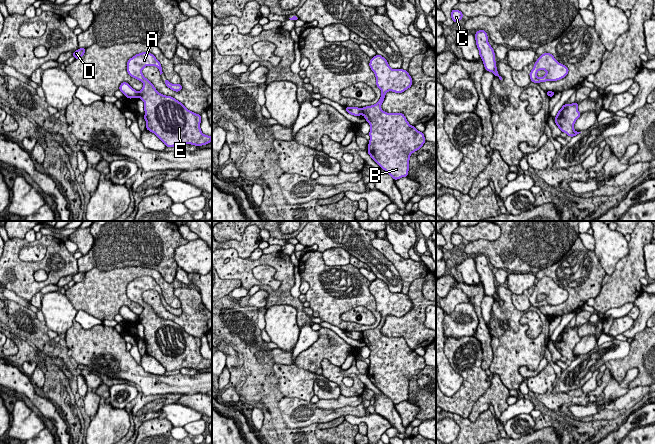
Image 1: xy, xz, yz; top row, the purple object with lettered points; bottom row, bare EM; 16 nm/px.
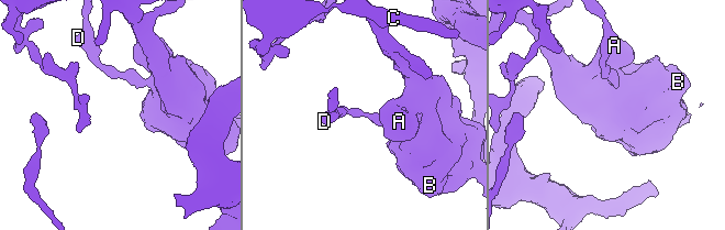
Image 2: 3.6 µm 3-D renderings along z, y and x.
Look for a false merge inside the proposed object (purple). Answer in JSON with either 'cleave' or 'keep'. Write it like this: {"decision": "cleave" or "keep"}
{"decision": "cleave"}

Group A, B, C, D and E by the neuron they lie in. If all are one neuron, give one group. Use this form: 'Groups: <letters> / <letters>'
Groups: A B E / C D

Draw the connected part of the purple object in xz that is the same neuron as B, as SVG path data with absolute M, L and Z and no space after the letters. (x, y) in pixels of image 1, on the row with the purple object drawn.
M381 55L369 62L381 90L379 101L362 108L362 115L371 126L368 154L394 180L408 176L410 155L426 142L423 132L410 125L403 113L387 113L381 109L387 92L403 93L412 86L407 70L392 69Z

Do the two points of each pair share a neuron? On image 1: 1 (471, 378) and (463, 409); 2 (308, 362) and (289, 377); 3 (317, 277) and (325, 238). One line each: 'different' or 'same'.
1: same
2: different
3: different

